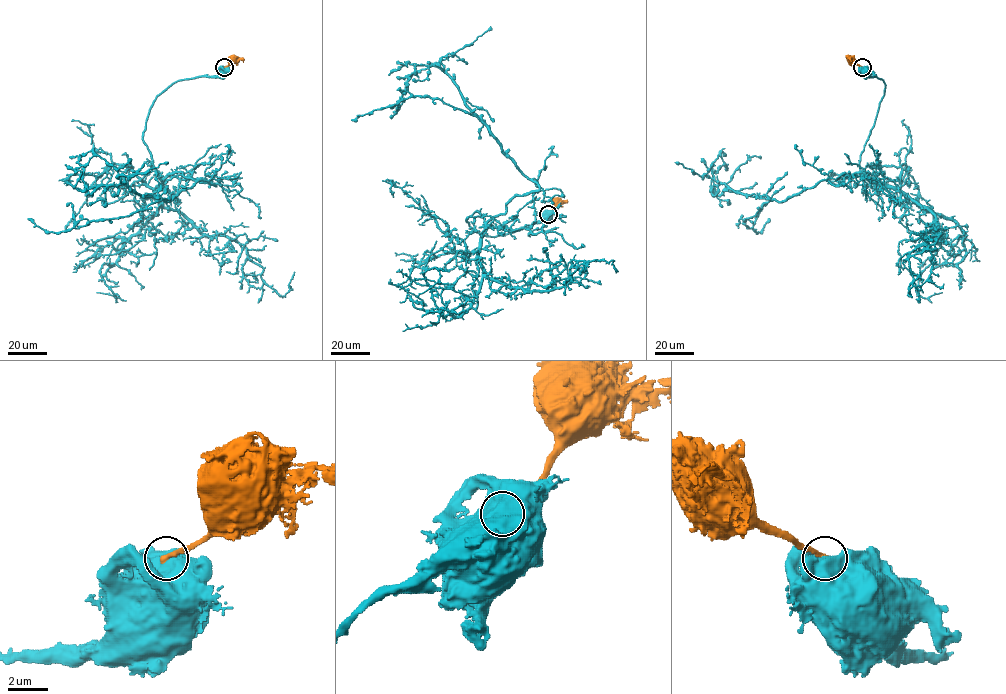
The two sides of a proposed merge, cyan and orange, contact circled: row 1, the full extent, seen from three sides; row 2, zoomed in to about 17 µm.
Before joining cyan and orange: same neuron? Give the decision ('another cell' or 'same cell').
another cell

